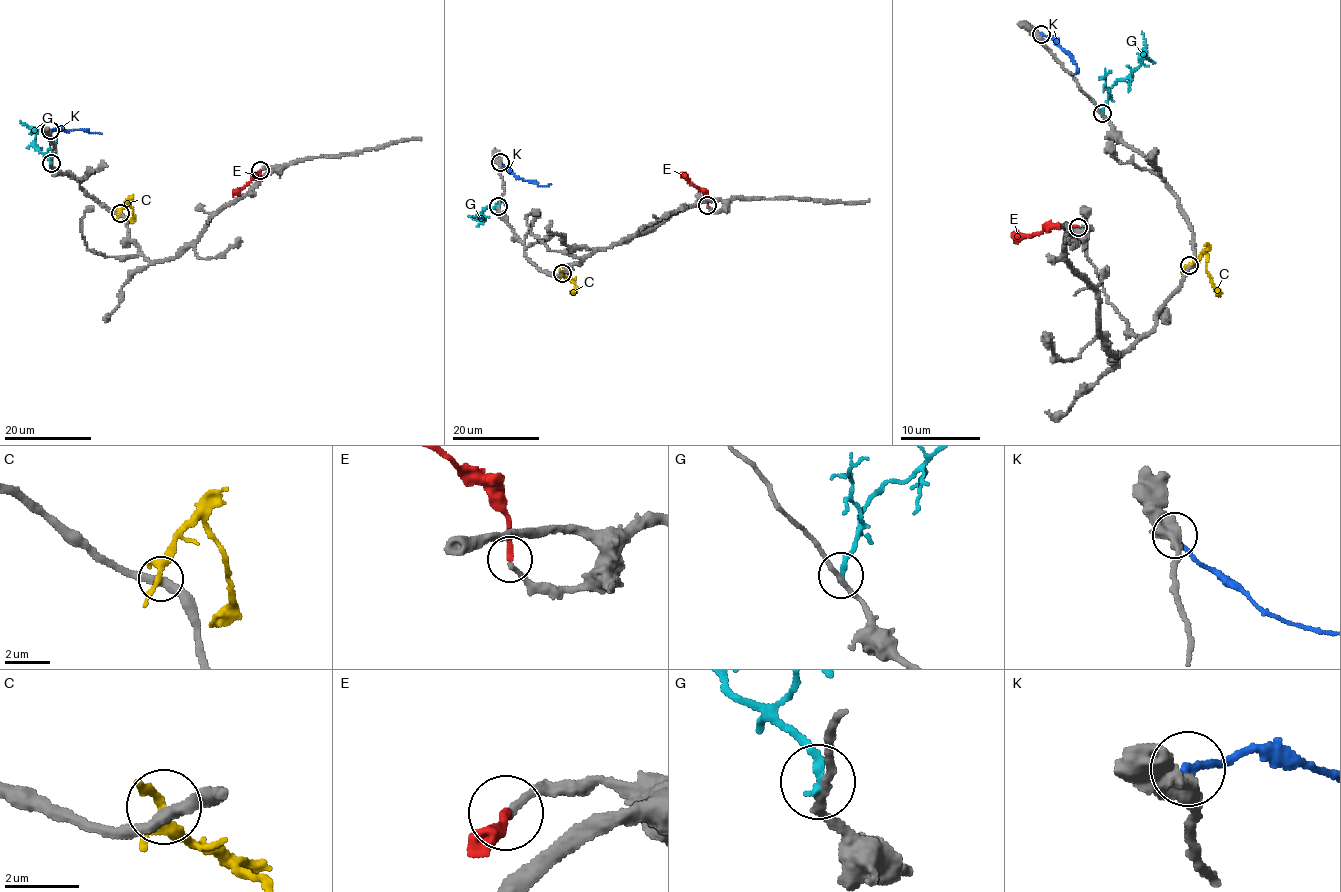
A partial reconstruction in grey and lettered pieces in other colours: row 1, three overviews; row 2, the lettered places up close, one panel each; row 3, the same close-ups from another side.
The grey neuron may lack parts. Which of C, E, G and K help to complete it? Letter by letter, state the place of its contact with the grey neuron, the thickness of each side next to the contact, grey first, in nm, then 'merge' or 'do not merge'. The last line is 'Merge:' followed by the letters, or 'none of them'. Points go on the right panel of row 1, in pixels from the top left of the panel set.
C: (1189, 265) | 340/200 nm | do not merge
E: (1078, 227) | 220/240 nm | merge
G: (1102, 113) | 220/240 nm | do not merge
K: (1041, 34) | 550/190 nm | do not merge
Merge: E

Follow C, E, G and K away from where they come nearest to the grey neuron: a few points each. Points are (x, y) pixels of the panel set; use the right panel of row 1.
C: (1189, 265), (1202, 253), (1206, 256), (1210, 282), (1218, 295)
E: (1078, 227), (1050, 224), (1038, 232), (1023, 233), (1013, 242)
G: (1101, 112), (1108, 92), (1119, 79), (1127, 79), (1141, 64), (1145, 50), (1142, 31)
K: (1041, 35), (1056, 41), (1069, 54), (1078, 69), (1073, 74)

